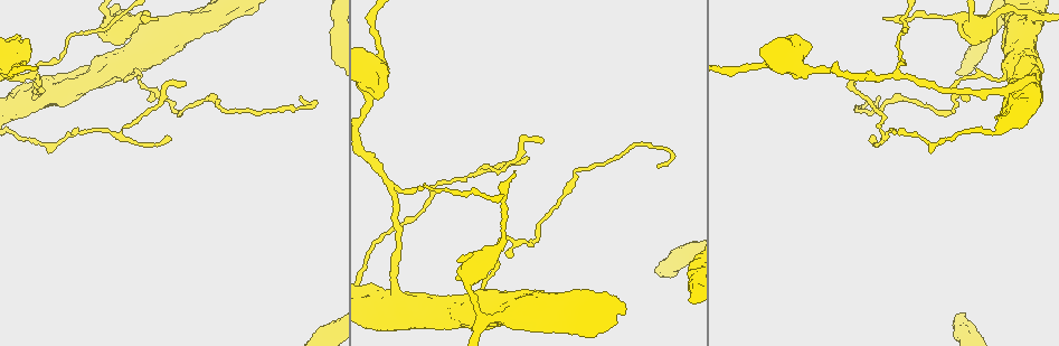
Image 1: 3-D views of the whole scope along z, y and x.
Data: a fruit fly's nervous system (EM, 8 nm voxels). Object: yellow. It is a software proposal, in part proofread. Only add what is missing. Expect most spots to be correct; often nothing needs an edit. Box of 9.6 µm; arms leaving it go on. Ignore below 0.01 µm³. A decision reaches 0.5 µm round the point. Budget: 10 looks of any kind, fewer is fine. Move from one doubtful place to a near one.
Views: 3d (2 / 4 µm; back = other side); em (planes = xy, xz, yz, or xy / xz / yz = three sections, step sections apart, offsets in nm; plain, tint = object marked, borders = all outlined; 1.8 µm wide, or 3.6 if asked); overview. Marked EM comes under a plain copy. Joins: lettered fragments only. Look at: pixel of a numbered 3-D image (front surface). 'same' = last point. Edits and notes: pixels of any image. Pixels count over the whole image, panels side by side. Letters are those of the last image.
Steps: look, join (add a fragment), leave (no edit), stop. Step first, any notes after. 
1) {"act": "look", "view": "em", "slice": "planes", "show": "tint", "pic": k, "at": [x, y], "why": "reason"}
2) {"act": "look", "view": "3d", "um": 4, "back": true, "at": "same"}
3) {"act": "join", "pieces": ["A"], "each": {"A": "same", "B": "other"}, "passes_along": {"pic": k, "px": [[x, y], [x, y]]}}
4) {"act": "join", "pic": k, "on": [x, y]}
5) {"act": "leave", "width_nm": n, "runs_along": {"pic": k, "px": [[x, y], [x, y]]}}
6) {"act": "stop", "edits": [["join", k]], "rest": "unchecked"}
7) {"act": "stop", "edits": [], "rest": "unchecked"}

{"act": "look", "view": "3d", "um": 4, "pic": 1, "at": [880, 96], "why": "tapers out"}

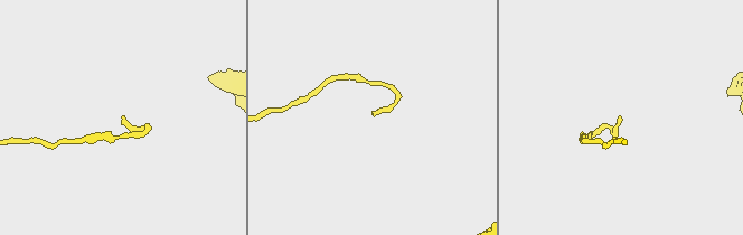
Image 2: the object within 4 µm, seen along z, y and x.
{"act": "look", "view": "em", "um": 3.6, "slice": "planes", "show": "borders", "pic": 2, "at": [618, 118], "why": "need the tissue"}

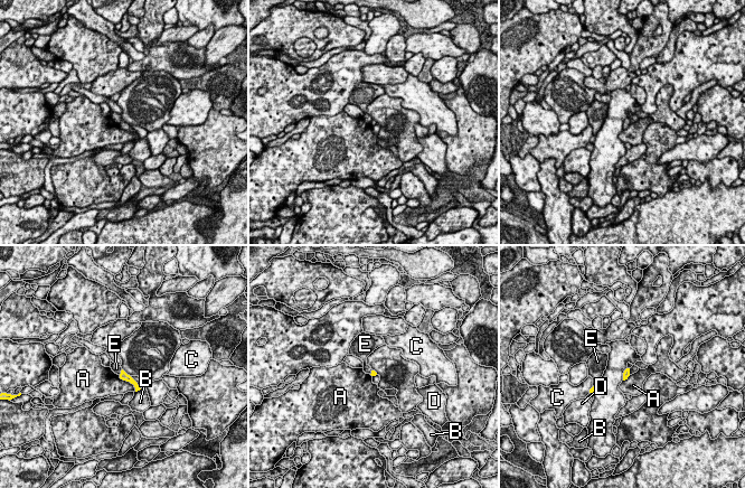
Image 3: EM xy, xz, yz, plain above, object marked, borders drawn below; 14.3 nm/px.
{"act": "leave", "width_nm": 70, "each": {"A": "other", "B": "other", "C": "other", "D": "other", "E": "other"}, "border": {"pic": 3, "px": [[122, 369], [119, 374]]}, "found": "no lettered fragment goes on from it"}

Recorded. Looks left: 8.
{"act": "look", "view": "3d", "um": 2, "pic": 1, "at": [482, 320], "why": "abrupt turn"}

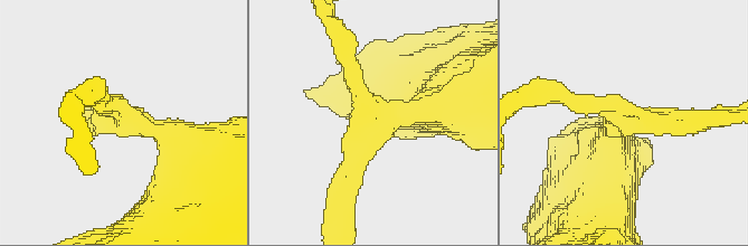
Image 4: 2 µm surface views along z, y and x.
{"act": "look", "view": "em", "slice": "planes", "show": "tint", "pic": 4, "at": [378, 120], "arms": 3, "arm_widths_nm": [180, 190, 550]}

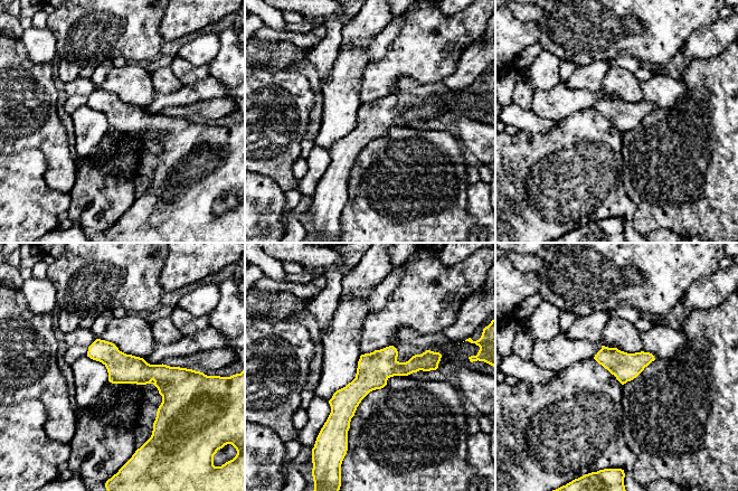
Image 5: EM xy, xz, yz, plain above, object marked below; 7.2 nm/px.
{"act": "look", "view": "em", "slice": "planes", "show": "borders", "at": "same"}

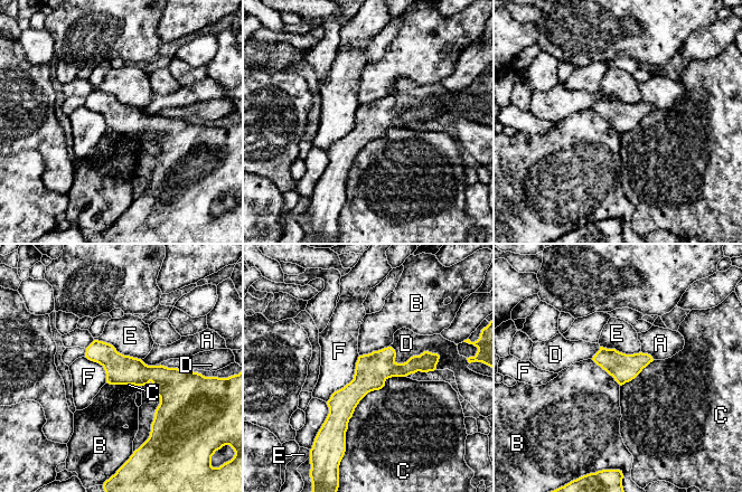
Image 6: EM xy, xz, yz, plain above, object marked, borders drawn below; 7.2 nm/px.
{"act": "leave", "longest_contact_nm": ["C", 650], "each": {"A": "other", "B": "other", "C": "other", "D": "other", "E": "other", "F": "other"}, "found": "no lettered fragment goes on from it"}

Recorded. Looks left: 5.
{"act": "look", "view": "3d", "um": 2, "pic": 1, "at": [17, 118], "why": "closes a loop"}

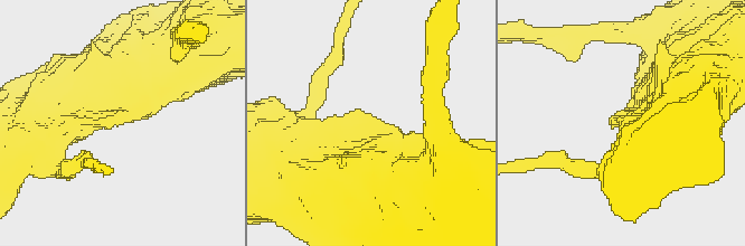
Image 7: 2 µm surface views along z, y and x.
{"act": "look", "view": "em", "slice": "planes", "show": "tint", "pic": 7, "at": [375, 133], "why": "now the EM"}

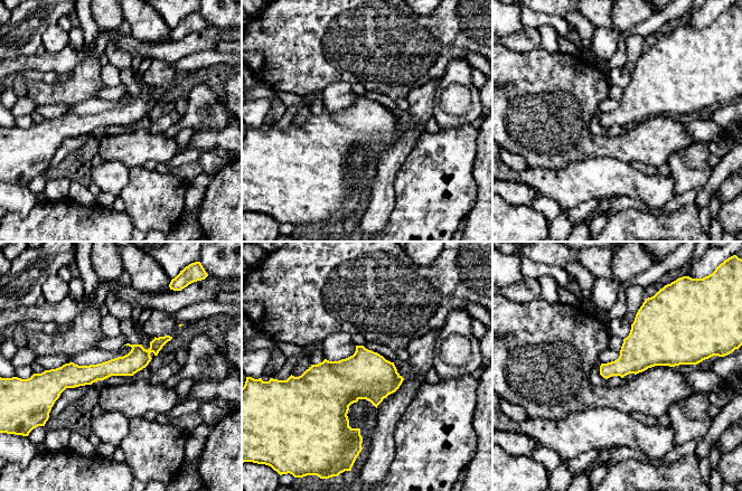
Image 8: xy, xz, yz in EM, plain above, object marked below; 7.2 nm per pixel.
{"act": "look", "view": "em", "slice": "planes", "show": "borders", "at": "same"}

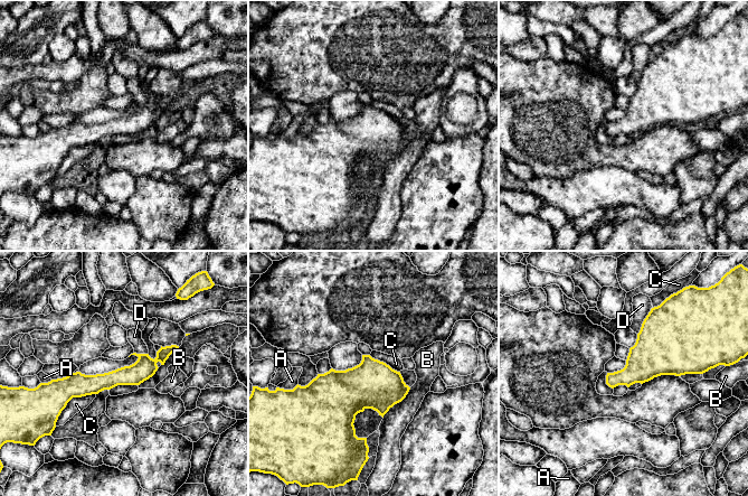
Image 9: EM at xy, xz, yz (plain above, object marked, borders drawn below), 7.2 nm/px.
{"act": "leave", "width_nm": 160, "each": {"A": "other", "B": "other", "C": "other", "D": "other"}, "border": {"pic": 9, "px": [[95, 393], [74, 396], [57, 418]]}, "found": "no lettered fragment goes on from it"}

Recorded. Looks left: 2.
{"act": "look", "view": "em", "um": 3.6, "slice": "planes", "show": "borders", "pic": 1, "at": [887, 19], "why": "long arm stops here"}

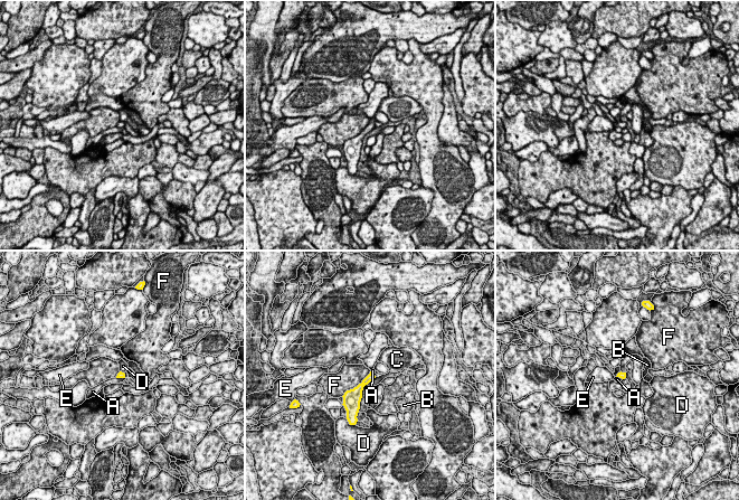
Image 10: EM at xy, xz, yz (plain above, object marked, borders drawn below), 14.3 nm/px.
{"act": "leave", "width_nm": 100, "each": {"A": "other", "B": "other", "C": "other", "D": "other", "E": "other", "F": "other"}, "border": {"pic": 10, "px": [[115, 377], [124, 378]]}, "found": "none of them fits"}

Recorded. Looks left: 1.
{"act": "stop", "edits": [], "rest": "unchecked"}

